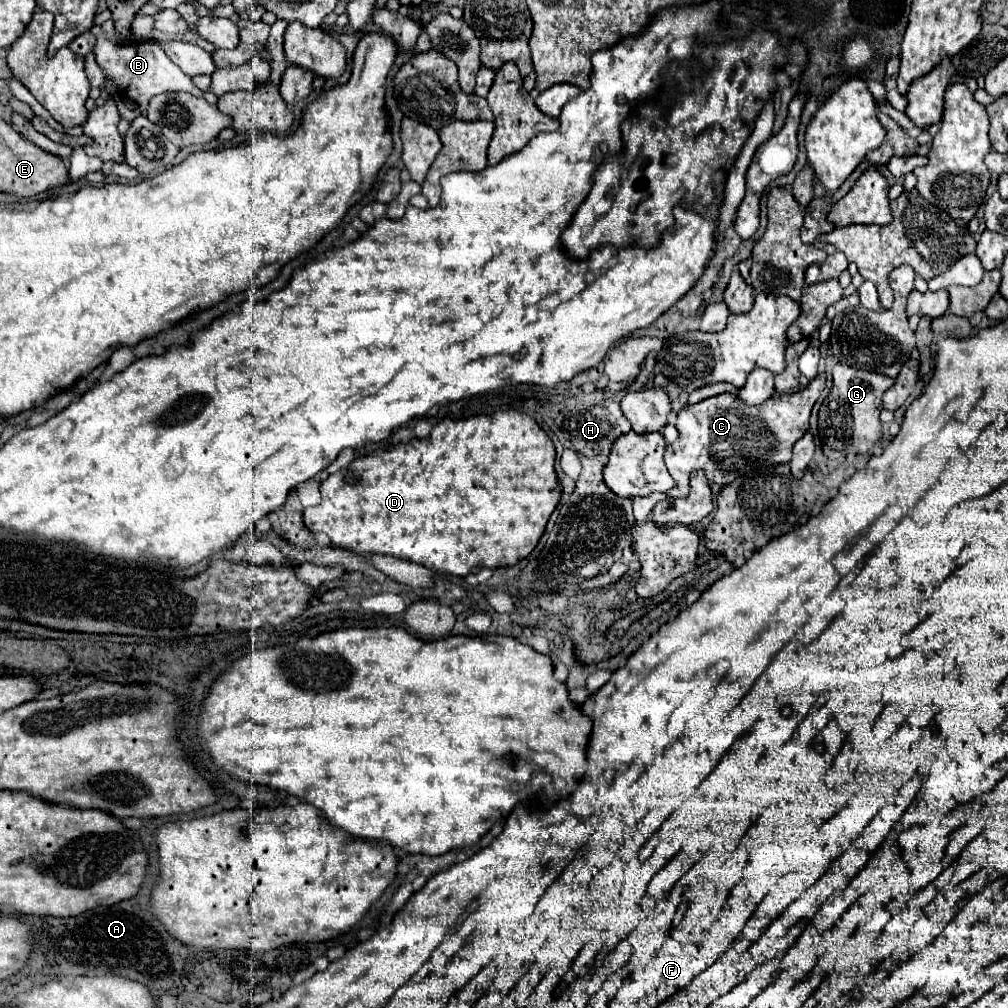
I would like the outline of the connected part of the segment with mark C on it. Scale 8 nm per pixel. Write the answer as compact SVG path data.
M819 374L815 380L809 382L805 390L789 392L789 394L775 394L759 406L747 406L735 394L719 394L703 402L687 404L685 408L681 408L677 412L677 422L675 422L679 430L679 438L667 444L665 448L665 466L675 480L675 488L669 492L669 496L673 498L683 496L689 490L689 474L693 470L703 470L705 476L713 484L725 486L725 484L731 484L737 476L747 474L749 470L759 470L765 466L789 462L793 444L797 442L797 438L801 438L809 430L809 414L811 414L813 404L821 396L823 388L825 388L825 374Z

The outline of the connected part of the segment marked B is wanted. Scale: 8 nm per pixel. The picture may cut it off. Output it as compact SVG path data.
M97 40L93 54L95 54L99 68L113 78L113 82L117 84L117 90L123 96L131 98L139 106L141 114L145 114L145 106L147 106L149 98L157 96L161 92L189 92L193 96L201 96L201 90L191 82L191 78L187 74L183 74L179 70L179 66L175 66L167 58L167 54L161 50L161 46L153 40L151 42L133 42L127 46L119 46L109 40Z

